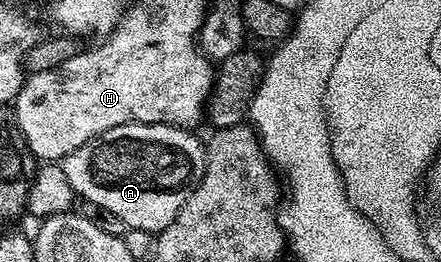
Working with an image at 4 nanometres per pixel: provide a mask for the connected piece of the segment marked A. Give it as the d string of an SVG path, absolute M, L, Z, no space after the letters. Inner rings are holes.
M130 122L129 124L121 124L117 128L109 128L109 132L101 132L95 138L91 138L85 144L81 144L81 148L77 148L67 158L62 159L61 165L65 176L69 176L69 184L75 189L76 195L80 199L83 198L87 202L92 202L95 208L113 212L118 219L123 220L128 231L144 230L150 236L158 235L160 230L169 228L169 224L173 224L173 220L177 216L177 212L185 204L185 200L189 200L189 196L197 188L197 184L201 180L201 176L205 172L205 164L207 163L206 145L192 132L190 129L181 126L166 126L165 124L153 124L152 122Z

